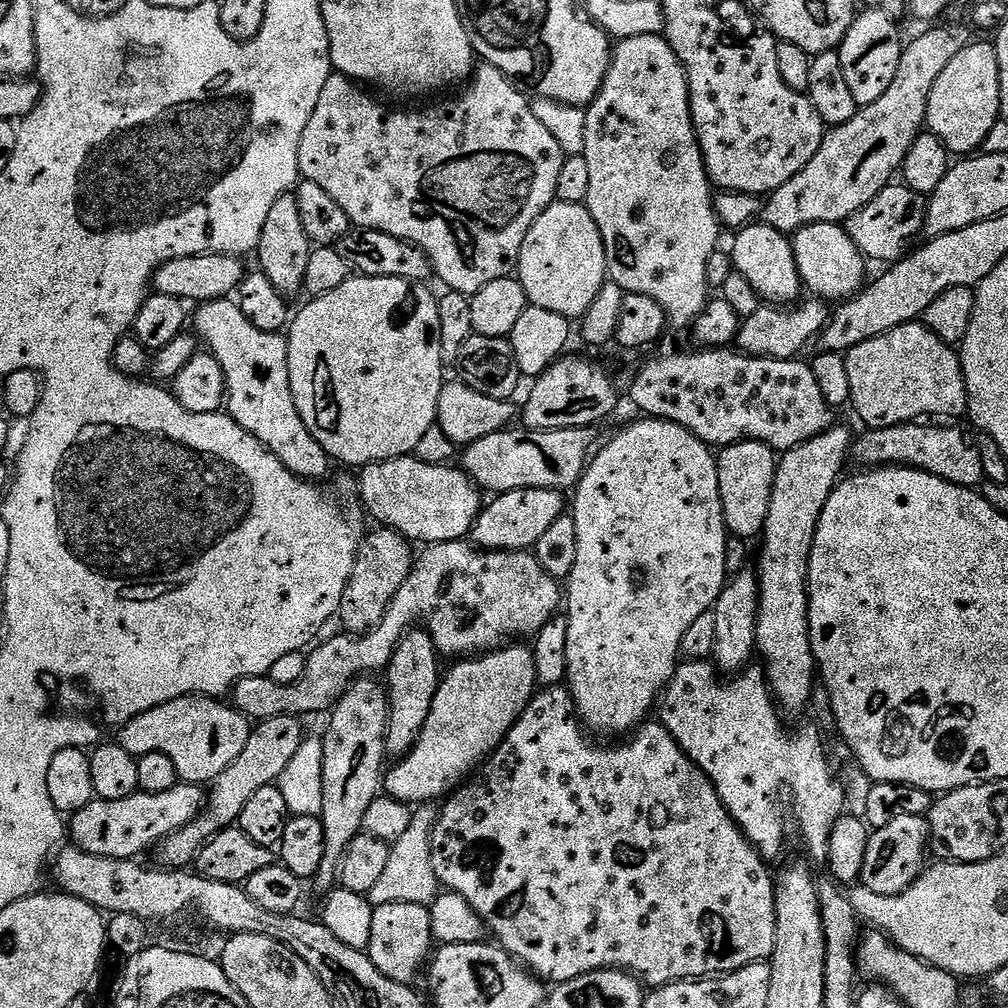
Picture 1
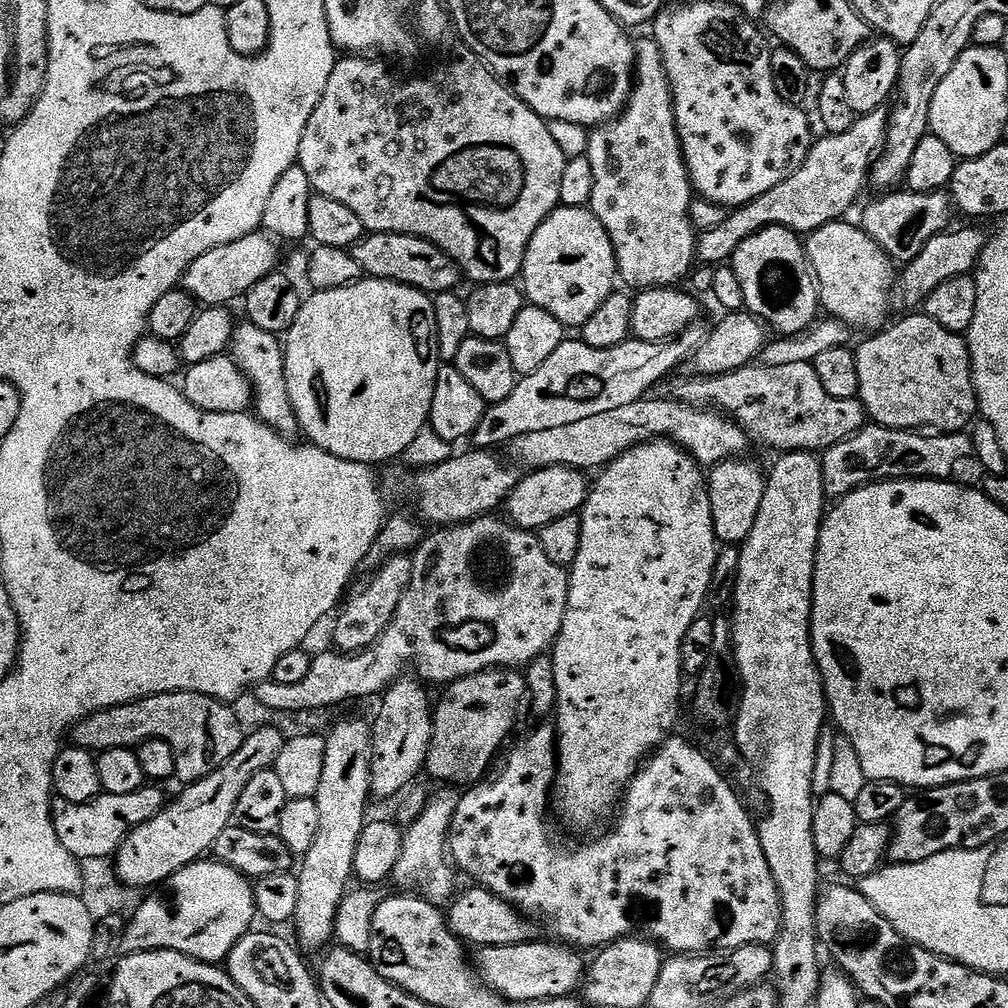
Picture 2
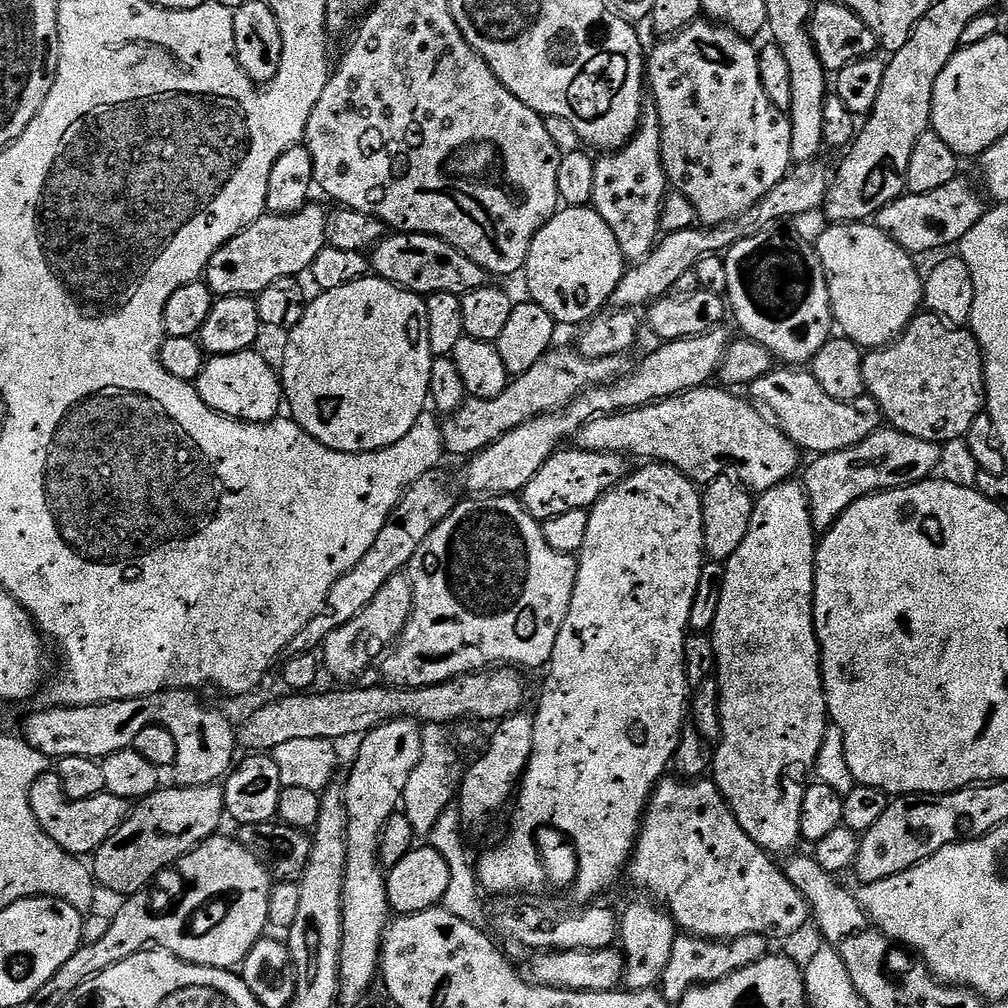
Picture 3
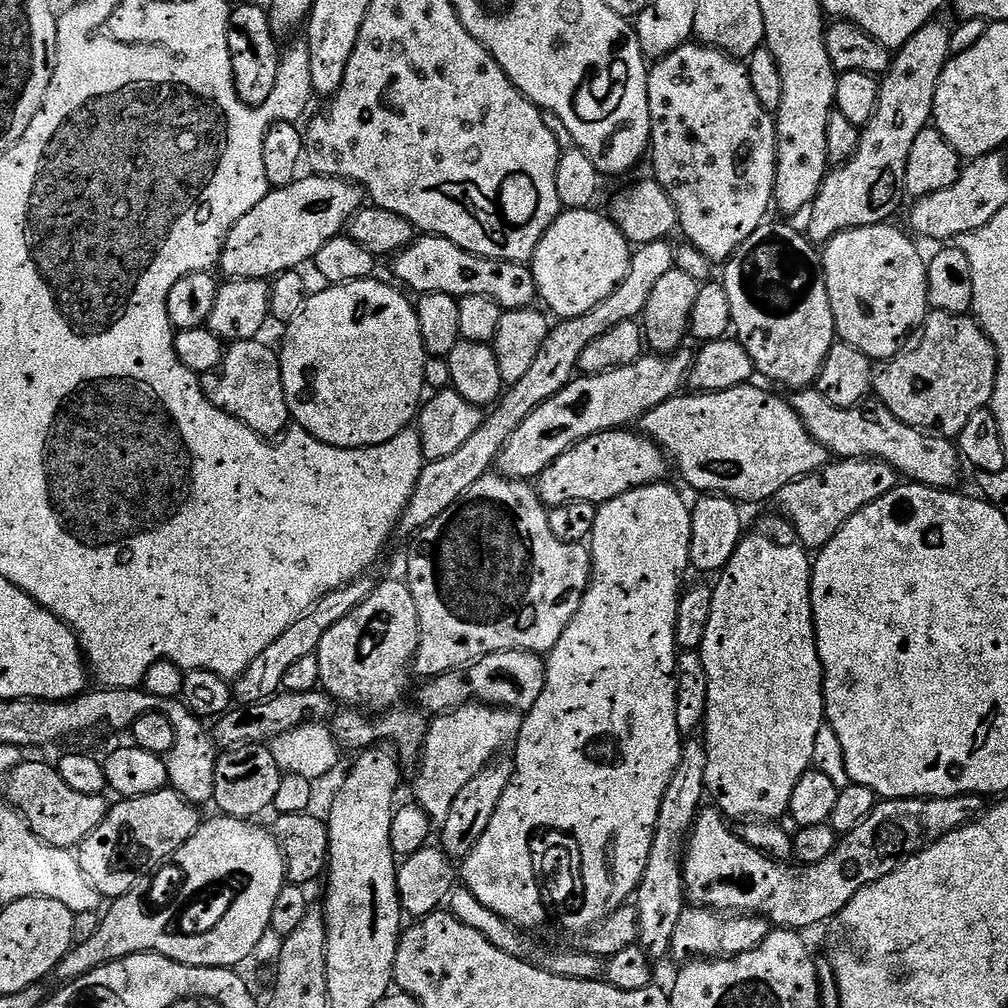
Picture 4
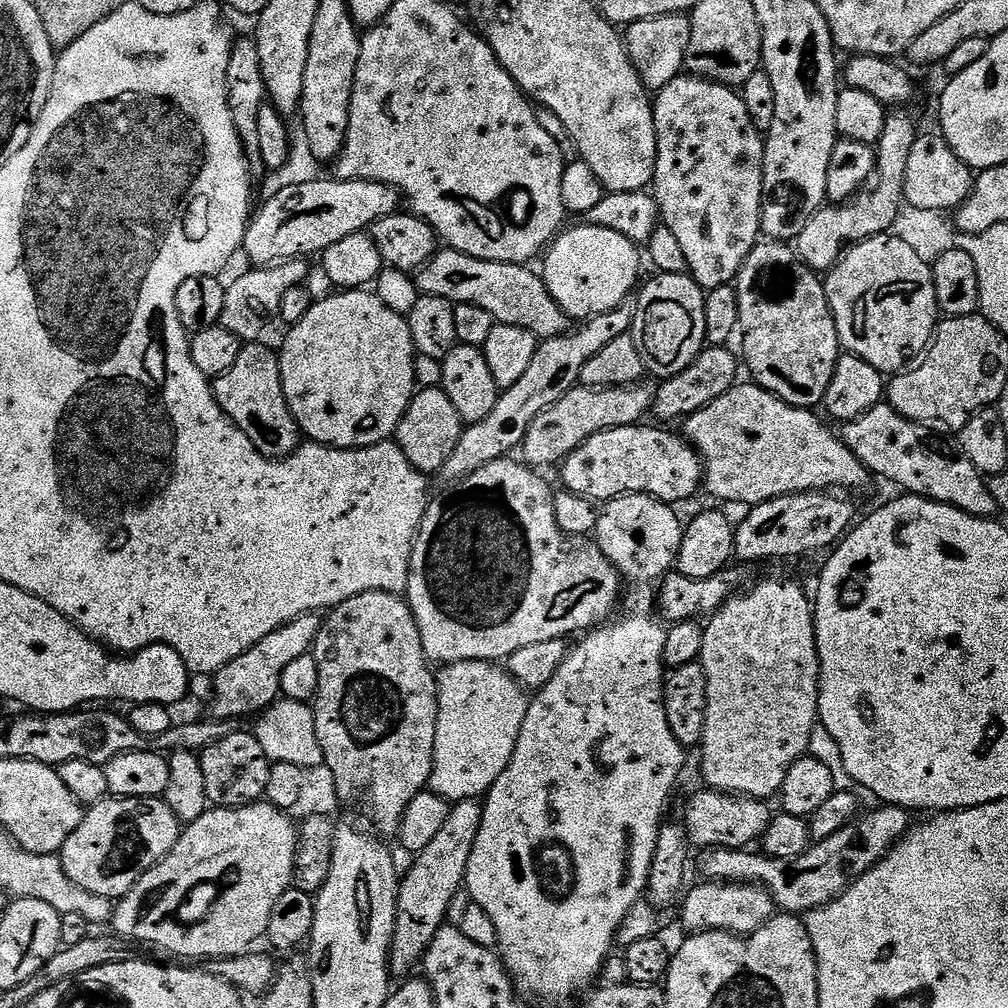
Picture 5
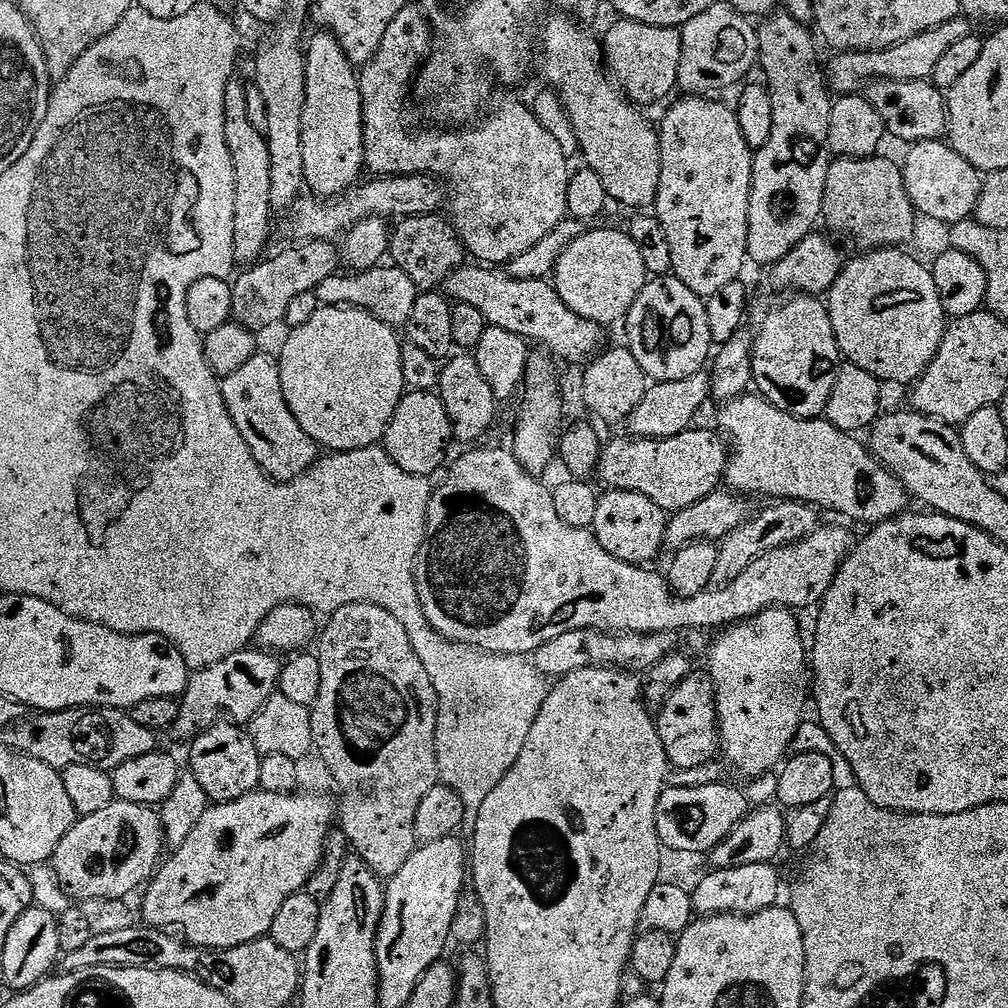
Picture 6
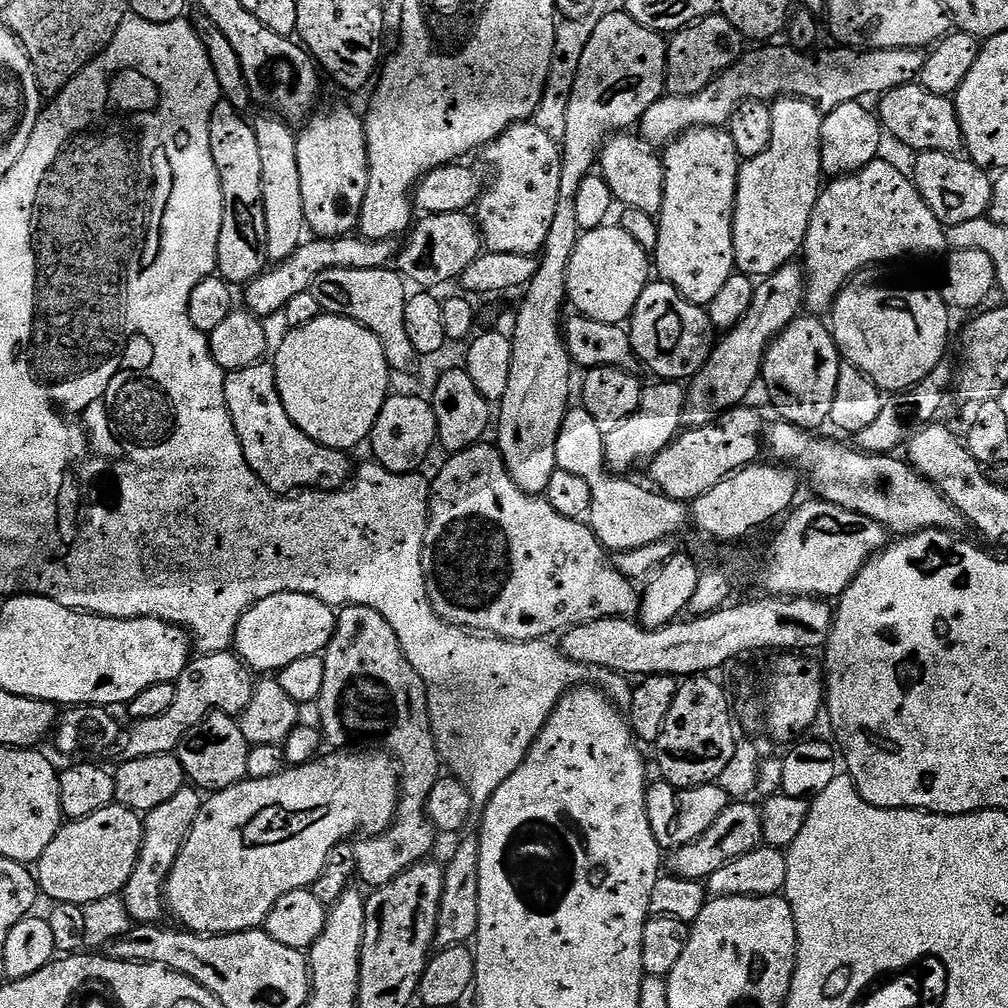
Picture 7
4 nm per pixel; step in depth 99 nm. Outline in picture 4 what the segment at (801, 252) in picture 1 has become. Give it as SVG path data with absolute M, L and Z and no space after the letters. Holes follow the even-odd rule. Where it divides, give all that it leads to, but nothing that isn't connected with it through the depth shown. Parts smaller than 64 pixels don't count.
M883 223L872 225L868 228L856 228L841 232L839 236L833 237L827 242L826 247L822 252L822 267L824 269L824 281L826 282L826 290L830 294L830 306L832 313L836 319L836 335L841 341L850 346L854 346L858 350L862 350L862 354L866 354L869 360L873 362L887 362L899 355L905 347L904 339L911 334L912 331L919 329L923 325L929 311L930 305L928 302L928 266L925 257L920 257L918 249L912 245L913 237L907 231L899 232L896 228L891 228L891 223Z

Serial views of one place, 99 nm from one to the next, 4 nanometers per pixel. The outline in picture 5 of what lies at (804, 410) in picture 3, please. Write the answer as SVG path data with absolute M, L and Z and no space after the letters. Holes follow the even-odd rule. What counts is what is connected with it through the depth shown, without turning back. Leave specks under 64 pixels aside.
M881 402L875 404L869 412L862 414L856 420L847 421L843 425L842 439L844 445L864 463L873 477L885 476L893 480L905 493L913 496L925 496L927 500L936 500L939 504L948 504L951 508L962 510L971 516L992 518L997 515L998 509L994 498L988 492L985 477L963 455L951 452L936 436L931 436L927 427L899 416L892 409L891 404Z

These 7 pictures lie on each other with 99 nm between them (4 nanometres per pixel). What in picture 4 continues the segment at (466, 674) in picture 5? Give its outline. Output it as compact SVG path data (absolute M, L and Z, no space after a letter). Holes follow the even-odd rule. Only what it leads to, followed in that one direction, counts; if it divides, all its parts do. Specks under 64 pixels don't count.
M463 704L453 712L437 716L429 723L428 733L420 756L420 772L414 782L414 800L431 818L433 825L443 826L450 814L450 806L454 806L454 798L470 783L470 778L478 774L487 764L492 763L497 756L505 751L504 747L511 745L520 737L521 713L510 708L493 708L491 704Z

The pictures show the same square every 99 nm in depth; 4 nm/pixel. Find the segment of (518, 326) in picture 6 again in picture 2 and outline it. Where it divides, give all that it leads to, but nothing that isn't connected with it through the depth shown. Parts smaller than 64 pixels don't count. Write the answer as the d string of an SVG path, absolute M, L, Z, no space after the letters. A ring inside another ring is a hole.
M374 232L364 235L352 245L350 251L354 262L358 262L364 273L374 280L393 280L429 294L450 292L461 287L460 267L441 248L417 236L403 236L397 232Z

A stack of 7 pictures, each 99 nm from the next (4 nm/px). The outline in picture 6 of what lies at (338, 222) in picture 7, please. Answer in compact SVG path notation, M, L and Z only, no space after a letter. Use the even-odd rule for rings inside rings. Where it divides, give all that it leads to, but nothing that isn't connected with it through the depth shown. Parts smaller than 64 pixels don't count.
M319 30L307 41L305 55L305 104L302 110L302 155L304 184L317 198L335 198L356 187L364 168L364 119L357 69L348 61L340 43L327 30Z

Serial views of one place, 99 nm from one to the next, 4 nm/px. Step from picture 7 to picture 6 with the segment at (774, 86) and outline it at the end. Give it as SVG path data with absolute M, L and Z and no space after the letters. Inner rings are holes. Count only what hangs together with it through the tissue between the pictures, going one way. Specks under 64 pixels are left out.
M957 18L942 26L934 26L934 30L926 30L922 34L914 34L914 38L906 38L906 42L895 44L889 48L879 48L873 52L842 52L833 55L832 65L827 65L826 80L831 91L836 94L856 94L873 80L896 80L914 82L915 80L931 81L934 66L958 38L969 35L969 21Z

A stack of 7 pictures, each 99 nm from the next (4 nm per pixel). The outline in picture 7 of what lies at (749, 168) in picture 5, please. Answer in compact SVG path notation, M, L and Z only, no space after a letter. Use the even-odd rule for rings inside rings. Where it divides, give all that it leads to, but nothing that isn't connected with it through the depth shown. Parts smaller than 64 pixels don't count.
M723 127L691 128L663 149L664 198L658 217L658 246L654 253L654 272L663 283L674 286L691 304L706 306L714 302L718 290L737 271L734 258L734 202L738 190L741 158L734 150L734 138Z

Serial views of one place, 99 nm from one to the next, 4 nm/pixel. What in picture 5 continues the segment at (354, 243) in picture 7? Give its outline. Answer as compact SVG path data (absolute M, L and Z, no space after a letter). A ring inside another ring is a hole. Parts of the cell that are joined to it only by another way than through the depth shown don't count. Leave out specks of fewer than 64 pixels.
M304 258L286 260L282 264L256 266L251 269L253 272L242 273L232 285L227 285L220 324L242 342L259 341L263 337L260 335L267 330L268 323L279 317L282 297L285 296L286 290L307 281L308 264L309 261Z

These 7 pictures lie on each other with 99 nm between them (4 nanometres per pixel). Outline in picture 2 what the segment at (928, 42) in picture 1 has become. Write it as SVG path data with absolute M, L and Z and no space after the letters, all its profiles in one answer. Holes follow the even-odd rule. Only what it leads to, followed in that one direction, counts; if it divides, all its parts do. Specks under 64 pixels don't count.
M877 110L857 115L856 121L842 134L824 134L813 143L806 162L786 182L778 182L774 190L766 190L758 198L741 208L729 211L722 226L699 233L696 242L696 260L701 265L724 266L732 255L755 232L763 228L789 228L797 234L817 232L824 224L839 221L852 208L860 191L869 183L873 161L885 147L889 117Z

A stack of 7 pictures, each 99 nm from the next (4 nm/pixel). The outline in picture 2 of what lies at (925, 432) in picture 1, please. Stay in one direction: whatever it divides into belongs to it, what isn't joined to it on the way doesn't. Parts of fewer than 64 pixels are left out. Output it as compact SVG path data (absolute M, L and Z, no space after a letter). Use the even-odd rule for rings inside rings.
M869 423L850 438L835 444L833 448L826 448L822 453L820 465L824 475L824 495L828 498L839 498L858 490L864 484L875 484L878 480L947 480L952 471L971 457L972 437L959 432L945 432L943 434L921 434L916 430L903 428L884 428L881 424Z

